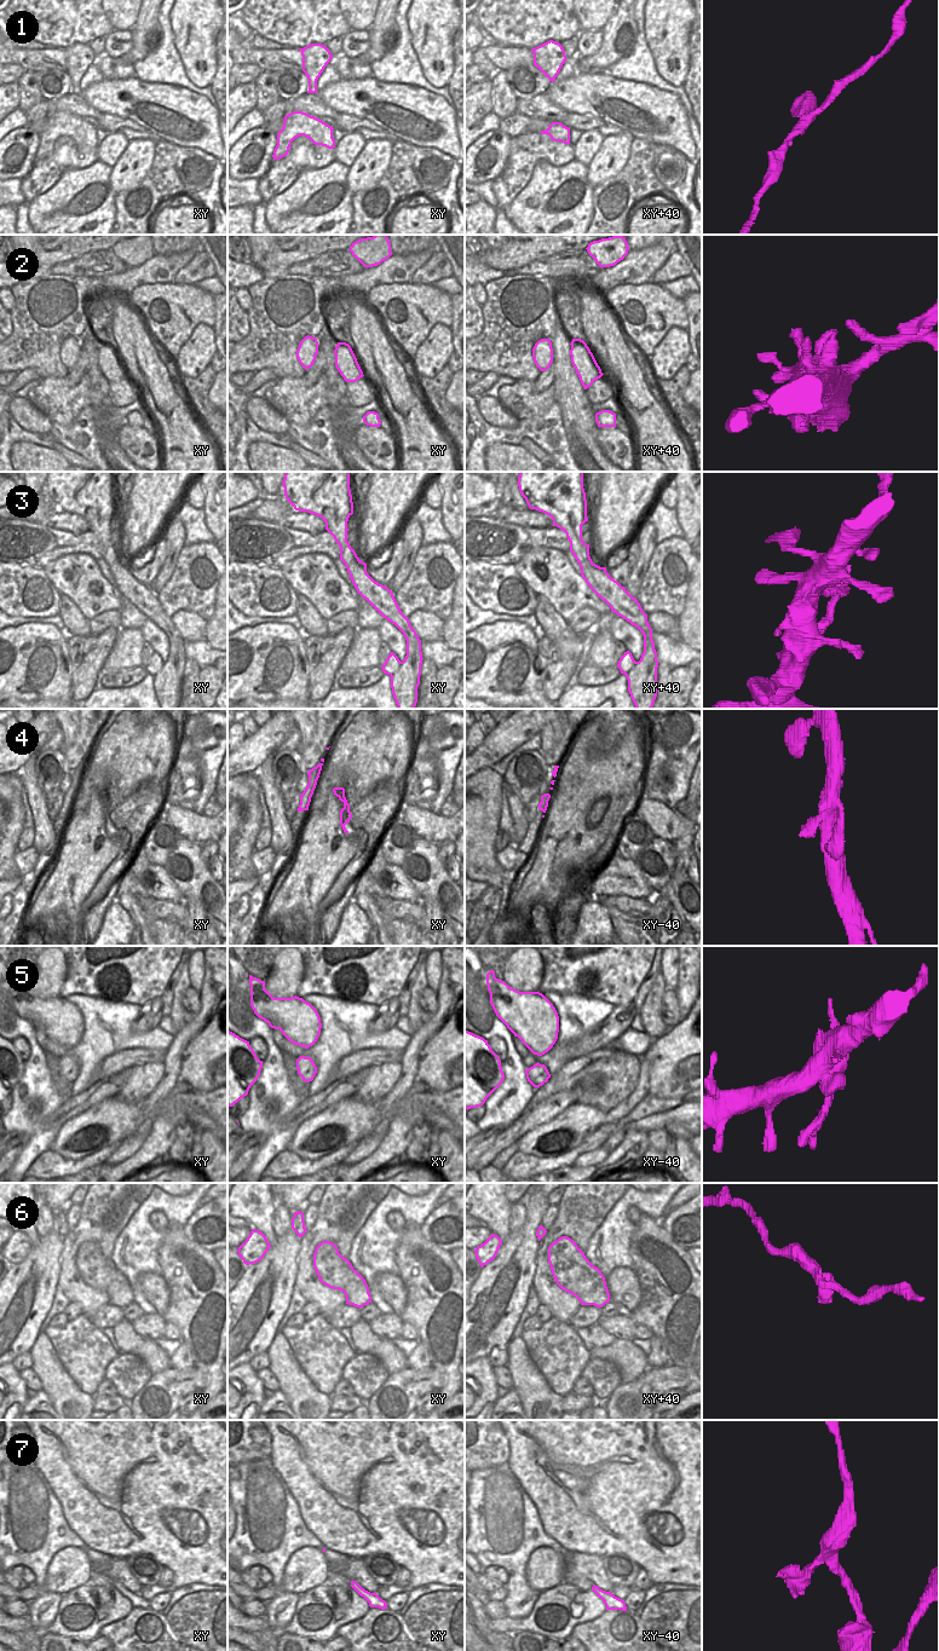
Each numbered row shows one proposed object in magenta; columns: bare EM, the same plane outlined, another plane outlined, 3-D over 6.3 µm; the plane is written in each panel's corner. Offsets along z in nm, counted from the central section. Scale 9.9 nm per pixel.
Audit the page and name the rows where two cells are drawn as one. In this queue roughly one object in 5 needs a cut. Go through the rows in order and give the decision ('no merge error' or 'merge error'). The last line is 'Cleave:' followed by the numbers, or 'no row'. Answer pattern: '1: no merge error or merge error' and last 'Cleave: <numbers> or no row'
1: no merge error
2: no merge error
3: no merge error
4: no merge error
5: merge error
6: no merge error
7: no merge error
Cleave: 5

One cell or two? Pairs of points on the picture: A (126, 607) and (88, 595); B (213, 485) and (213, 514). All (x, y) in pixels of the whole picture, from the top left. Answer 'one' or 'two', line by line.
A: two
B: one

